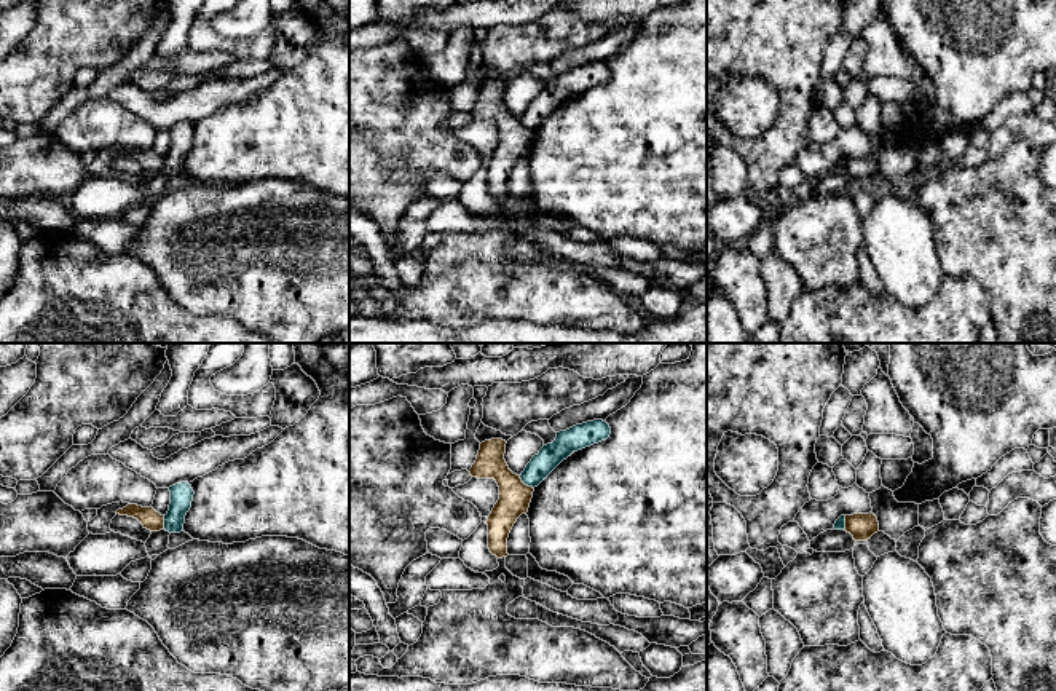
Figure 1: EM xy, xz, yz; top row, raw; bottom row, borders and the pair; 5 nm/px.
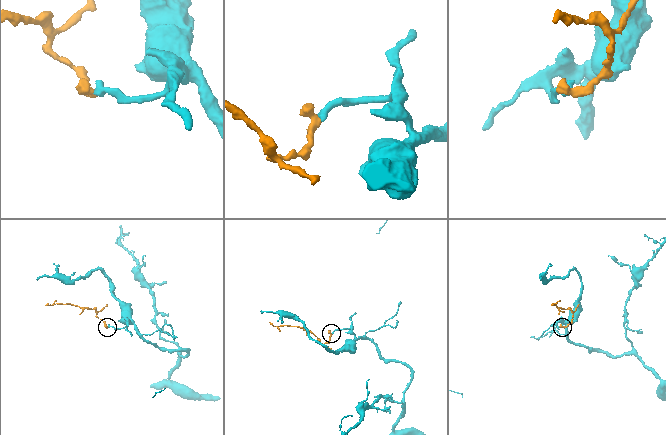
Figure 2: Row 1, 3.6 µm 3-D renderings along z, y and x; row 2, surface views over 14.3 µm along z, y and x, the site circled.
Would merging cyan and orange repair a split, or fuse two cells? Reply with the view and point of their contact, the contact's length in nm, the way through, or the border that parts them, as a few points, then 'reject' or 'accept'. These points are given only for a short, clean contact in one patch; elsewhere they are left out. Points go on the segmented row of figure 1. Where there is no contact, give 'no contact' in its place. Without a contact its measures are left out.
contact xz (525, 484); length 100 nm; border xz (519, 476), (533, 489); reject

